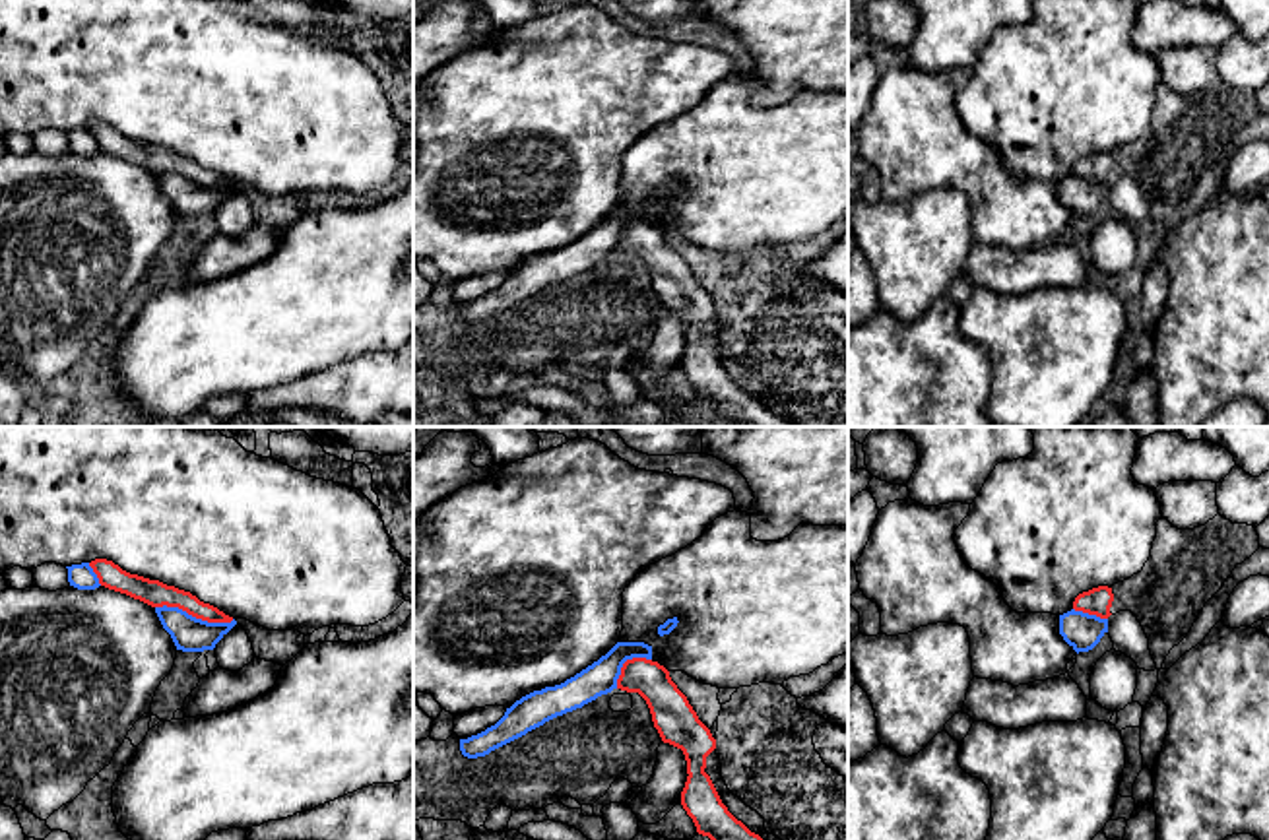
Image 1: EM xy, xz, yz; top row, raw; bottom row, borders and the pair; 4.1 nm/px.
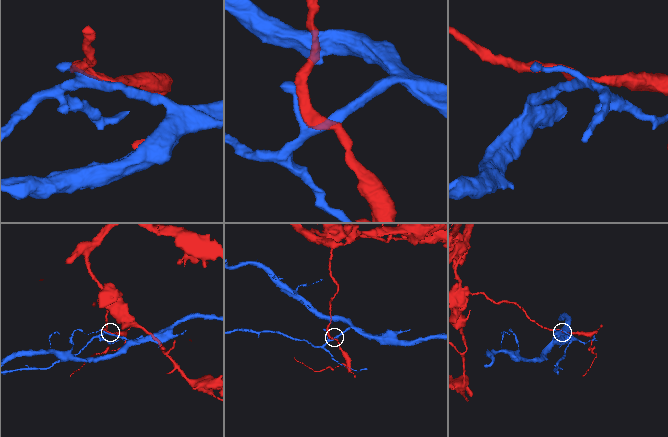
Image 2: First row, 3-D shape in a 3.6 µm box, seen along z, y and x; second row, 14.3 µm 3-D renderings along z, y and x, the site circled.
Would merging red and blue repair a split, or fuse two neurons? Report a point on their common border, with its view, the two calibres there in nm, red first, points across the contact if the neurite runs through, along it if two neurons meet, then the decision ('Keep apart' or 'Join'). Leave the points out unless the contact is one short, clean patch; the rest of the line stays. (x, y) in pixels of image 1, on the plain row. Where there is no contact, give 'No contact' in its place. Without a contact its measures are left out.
Touches red at xy (195, 181). Thickness 110 nm (red) against 140 nm. Keep apart

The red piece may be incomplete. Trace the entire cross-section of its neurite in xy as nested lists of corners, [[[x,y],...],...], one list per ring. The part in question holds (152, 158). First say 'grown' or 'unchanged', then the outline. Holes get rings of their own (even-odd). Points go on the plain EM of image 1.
unchanged; [[[95,124],[89,128],[93,138],[99,144],[99,149],[126,159],[134,165],[140,165],[151,173],[179,173],[188,180],[208,186],[208,188],[231,188],[233,182],[225,180],[217,173],[200,167],[190,157],[179,155],[175,151],[167,151],[159,145],[149,145],[138,140],[130,140],[122,136],[118,130],[107,124]]]

